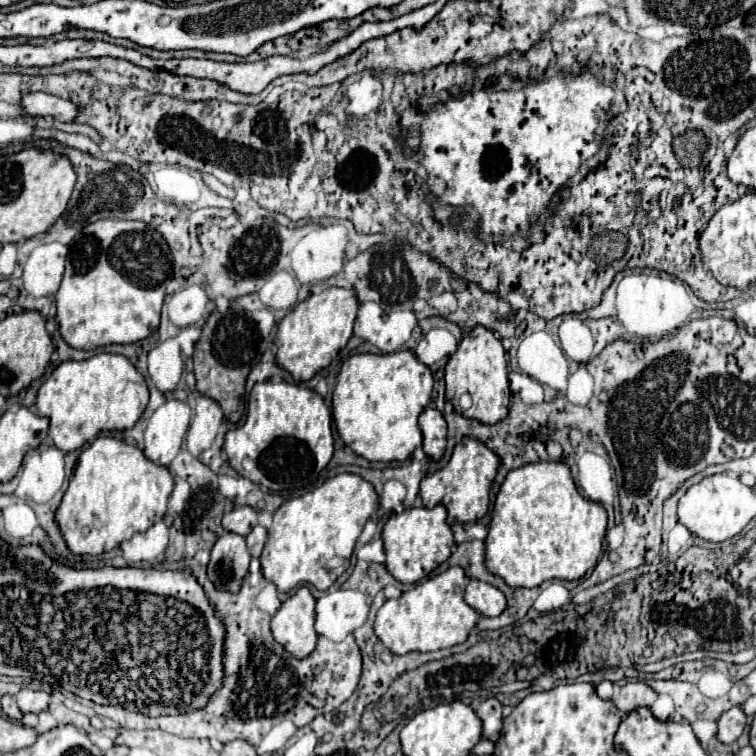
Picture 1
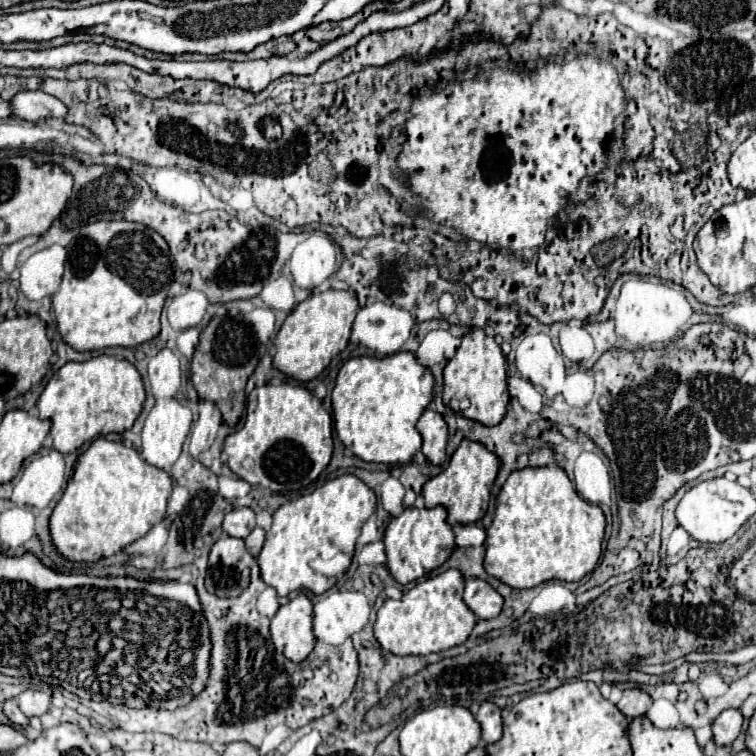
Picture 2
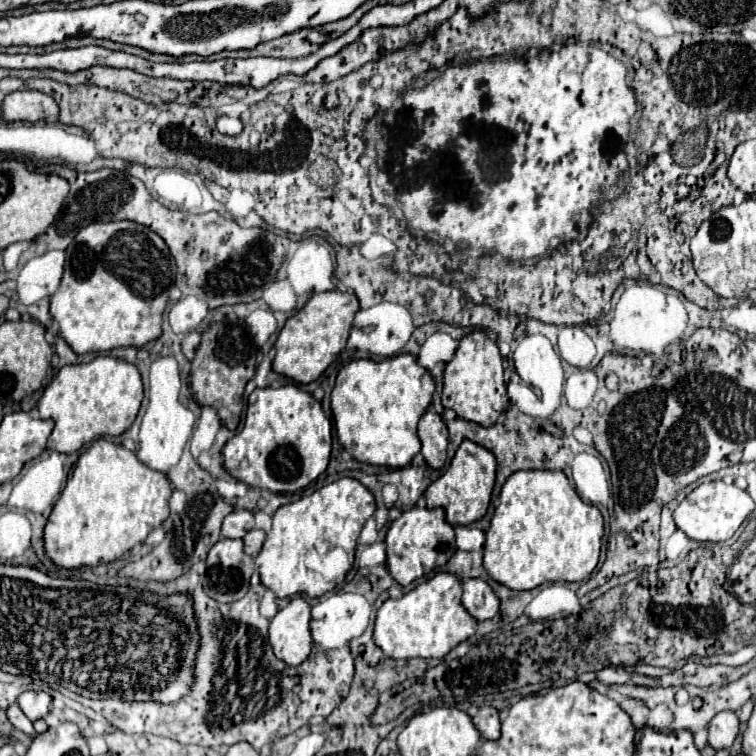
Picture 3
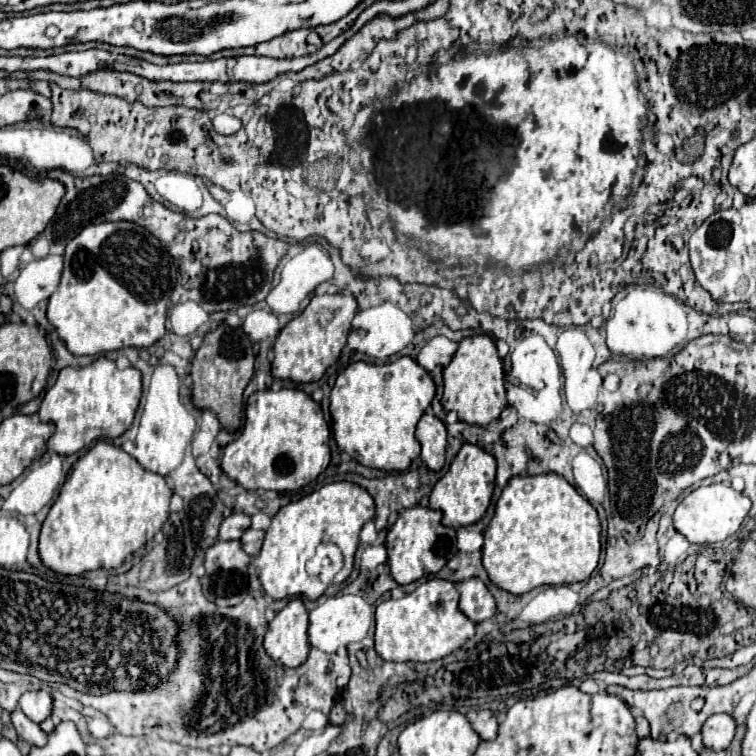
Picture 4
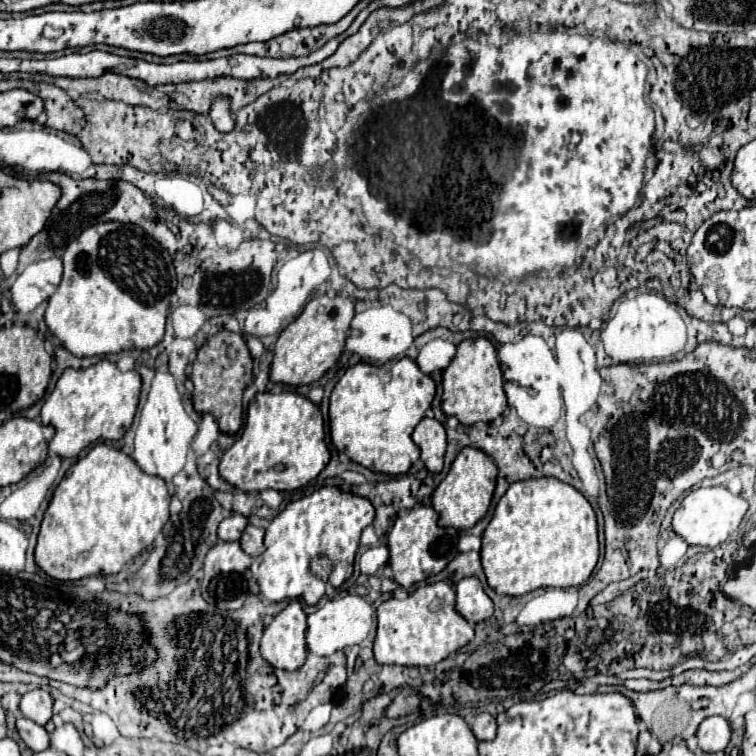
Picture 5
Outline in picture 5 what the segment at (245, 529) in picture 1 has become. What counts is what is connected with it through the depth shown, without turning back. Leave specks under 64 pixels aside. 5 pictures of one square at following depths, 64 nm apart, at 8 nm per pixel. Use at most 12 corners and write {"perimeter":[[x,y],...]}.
{"perimeter":[[232,514],[218,526],[222,542],[240,540],[246,516]]}

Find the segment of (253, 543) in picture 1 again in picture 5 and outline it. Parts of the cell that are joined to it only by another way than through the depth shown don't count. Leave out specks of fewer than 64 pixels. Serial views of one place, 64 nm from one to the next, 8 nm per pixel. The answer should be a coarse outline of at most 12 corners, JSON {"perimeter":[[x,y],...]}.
{"perimeter":[[248,524],[240,546],[252,558],[264,552],[264,528]]}

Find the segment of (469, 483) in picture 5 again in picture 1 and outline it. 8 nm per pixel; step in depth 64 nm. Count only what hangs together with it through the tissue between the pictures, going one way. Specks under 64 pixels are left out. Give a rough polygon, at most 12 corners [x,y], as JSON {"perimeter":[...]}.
{"perimeter":[[476,438],[422,480],[426,508],[450,526],[488,512],[500,460]]}

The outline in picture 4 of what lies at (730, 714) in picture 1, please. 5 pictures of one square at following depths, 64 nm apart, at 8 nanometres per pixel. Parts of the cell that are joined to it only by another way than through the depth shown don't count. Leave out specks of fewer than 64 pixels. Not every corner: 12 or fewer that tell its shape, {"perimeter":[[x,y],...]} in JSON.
{"perimeter":[[728,714],[710,716],[702,726],[702,744],[726,750],[736,722]]}

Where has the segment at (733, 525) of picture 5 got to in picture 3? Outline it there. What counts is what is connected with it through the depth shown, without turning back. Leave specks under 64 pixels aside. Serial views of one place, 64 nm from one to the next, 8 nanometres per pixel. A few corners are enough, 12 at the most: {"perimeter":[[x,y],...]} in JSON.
{"perimeter":[[722,480],[694,488],[674,510],[696,542],[724,542],[754,510]]}

